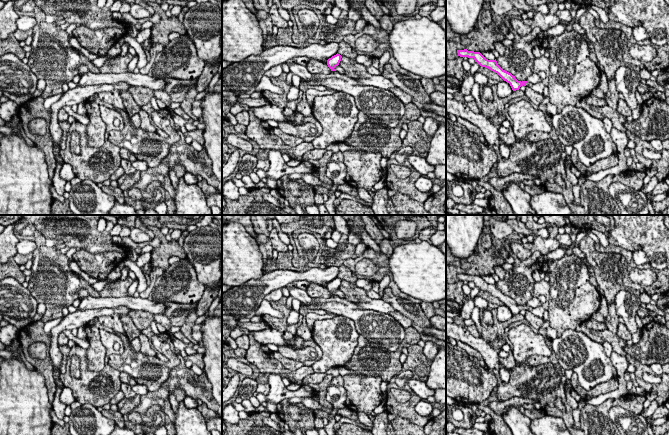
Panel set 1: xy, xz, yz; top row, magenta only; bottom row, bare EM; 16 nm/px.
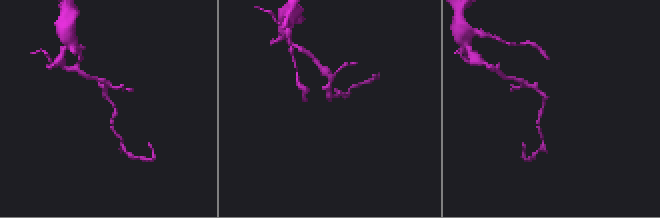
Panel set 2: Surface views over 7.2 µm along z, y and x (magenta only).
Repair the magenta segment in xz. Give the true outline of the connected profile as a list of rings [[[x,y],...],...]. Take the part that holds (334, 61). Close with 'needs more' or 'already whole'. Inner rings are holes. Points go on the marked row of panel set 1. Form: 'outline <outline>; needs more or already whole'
outline [[[337,53],[327,60],[327,65],[332,71],[330,74],[314,74],[314,79],[306,82],[348,93],[354,97],[359,111],[372,119],[381,120],[389,127],[396,127],[406,112],[402,101],[390,90],[362,86],[348,75],[338,73],[334,68],[339,65],[341,58]]]; needs more

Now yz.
outline [[[467,49],[464,50],[457,50],[458,56],[460,57],[468,57],[473,58],[475,62],[477,62],[481,67],[485,67],[490,69],[491,71],[497,73],[504,81],[510,84],[513,91],[519,90],[521,86],[530,87],[535,92],[543,95],[545,85],[540,82],[536,84],[532,84],[528,81],[518,81],[515,76],[511,73],[503,70],[495,60],[488,60],[486,59],[480,52],[468,51]]]; needs more

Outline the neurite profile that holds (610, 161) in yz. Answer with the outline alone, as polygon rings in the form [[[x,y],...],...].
[[[573,149],[571,154],[572,165],[575,166],[580,172],[581,175],[587,177],[593,173],[599,172],[601,170],[606,170],[616,166],[619,162],[618,154],[612,154],[606,158],[600,159],[596,161],[591,166],[587,167],[581,163],[578,157],[578,153],[576,149]]]

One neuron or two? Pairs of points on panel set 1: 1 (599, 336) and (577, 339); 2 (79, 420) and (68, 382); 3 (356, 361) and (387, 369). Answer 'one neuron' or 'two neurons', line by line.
1: two neurons
2: two neurons
3: one neuron

